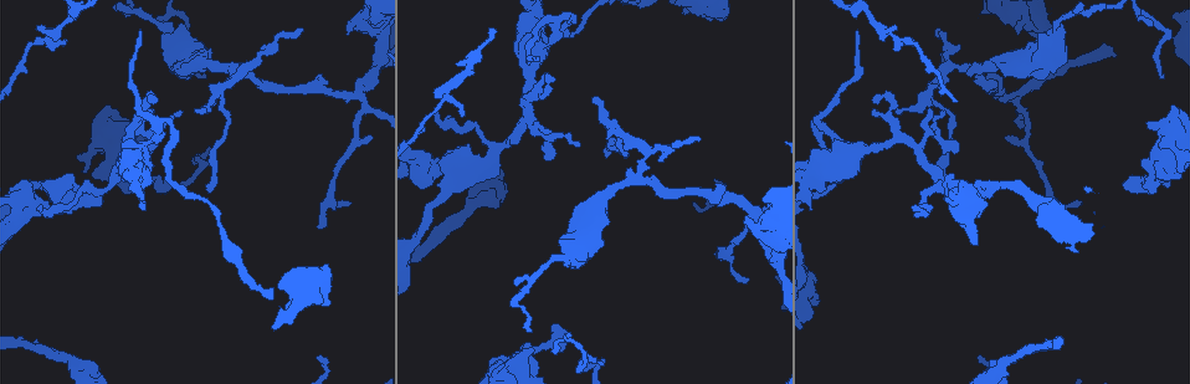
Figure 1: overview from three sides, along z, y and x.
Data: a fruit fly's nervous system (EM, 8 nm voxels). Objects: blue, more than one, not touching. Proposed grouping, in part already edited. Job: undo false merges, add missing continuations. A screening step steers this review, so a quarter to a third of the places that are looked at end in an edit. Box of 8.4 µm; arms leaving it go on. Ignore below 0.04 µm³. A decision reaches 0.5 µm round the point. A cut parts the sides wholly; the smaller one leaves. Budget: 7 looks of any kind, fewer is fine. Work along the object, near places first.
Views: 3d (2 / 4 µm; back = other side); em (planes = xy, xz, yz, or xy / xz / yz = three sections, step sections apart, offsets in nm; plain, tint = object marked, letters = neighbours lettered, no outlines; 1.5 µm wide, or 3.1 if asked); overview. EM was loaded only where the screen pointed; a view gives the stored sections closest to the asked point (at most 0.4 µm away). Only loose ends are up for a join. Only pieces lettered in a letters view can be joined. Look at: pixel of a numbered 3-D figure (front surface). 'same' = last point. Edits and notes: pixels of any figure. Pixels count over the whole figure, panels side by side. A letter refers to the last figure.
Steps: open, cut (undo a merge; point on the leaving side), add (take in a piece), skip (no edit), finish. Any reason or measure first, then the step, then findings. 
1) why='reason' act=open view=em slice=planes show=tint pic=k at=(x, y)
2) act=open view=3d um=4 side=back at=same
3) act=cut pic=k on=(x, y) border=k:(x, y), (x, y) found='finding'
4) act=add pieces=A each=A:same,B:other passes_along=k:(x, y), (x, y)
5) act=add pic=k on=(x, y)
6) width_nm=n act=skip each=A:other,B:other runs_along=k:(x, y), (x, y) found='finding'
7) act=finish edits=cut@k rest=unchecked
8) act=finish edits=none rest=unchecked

act=open view=em slice=planes show=letters pic=1 at=(698, 141)

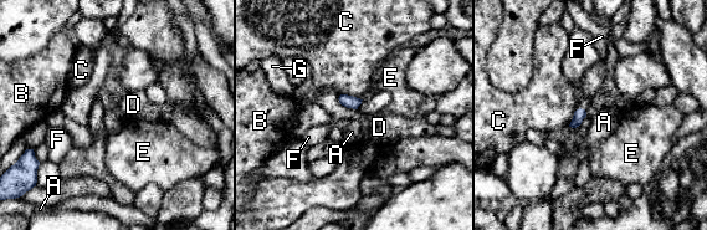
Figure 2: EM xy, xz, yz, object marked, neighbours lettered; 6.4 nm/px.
act=skip each=A:other,B:other,C:other,D:other,E:other,F:other,G:other border=2:(338, 96), (342, 105), (357, 110) found='none of them fits'

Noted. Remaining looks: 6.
why='sudden change in width' act=open view=3d um=4 pic=1 at=(533, 62)

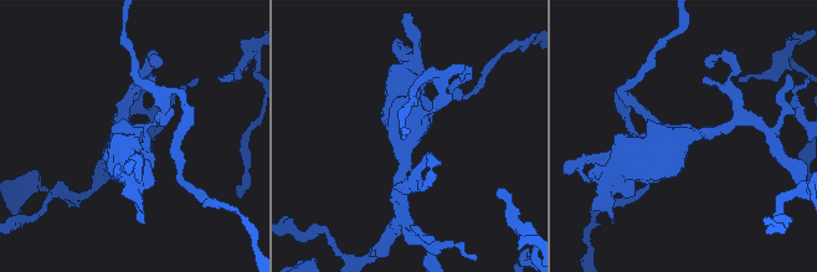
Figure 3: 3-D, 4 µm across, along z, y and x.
arms=4 act=open view=em slice=yz step=4 show=letters pic=3 at=(409, 138)

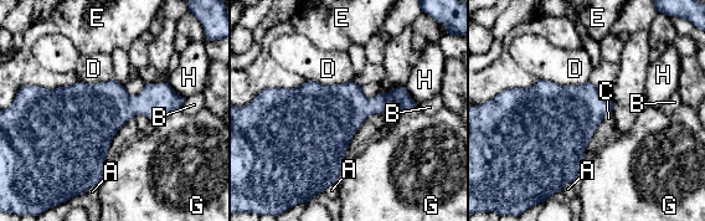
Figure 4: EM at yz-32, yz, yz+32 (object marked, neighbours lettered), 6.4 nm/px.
act=open view=em slice=planes show=letters at=same

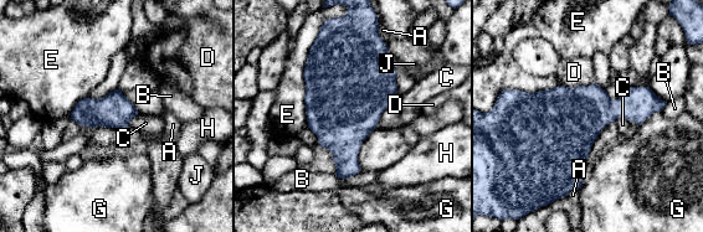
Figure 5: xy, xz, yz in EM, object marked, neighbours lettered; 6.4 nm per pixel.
longest_contact=E:600nm act=skip each=A:other,B:other,C:other,D:other,E:other,G:other,H:other,J:other border=5:(136, 114), (129, 124) found='one neuron here'

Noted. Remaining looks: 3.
why='free end' act=open view=em slice=xy step=4 show=tint pic=1 at=(1146, 190)

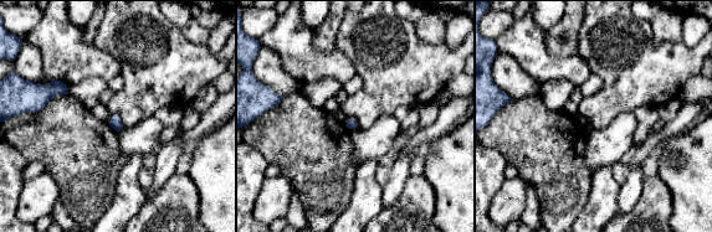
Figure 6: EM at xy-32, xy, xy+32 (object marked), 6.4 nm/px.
why='another direction' act=open view=em slice=xz step=4 show=letters at=same

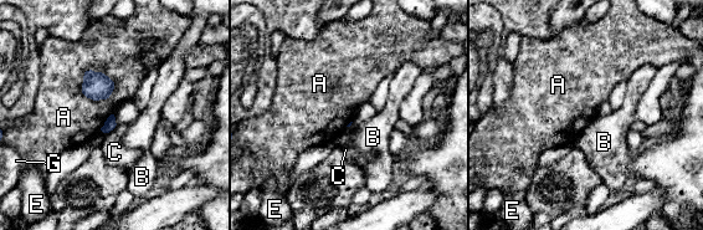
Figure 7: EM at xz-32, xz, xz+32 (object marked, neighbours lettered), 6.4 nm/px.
longest_contact=A:240nm act=skip each=A:other,B:other,C:other,E:other,G:other found='no lettered piece goes on from it'

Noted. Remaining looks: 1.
act=finish edits=none rest=unchecked

